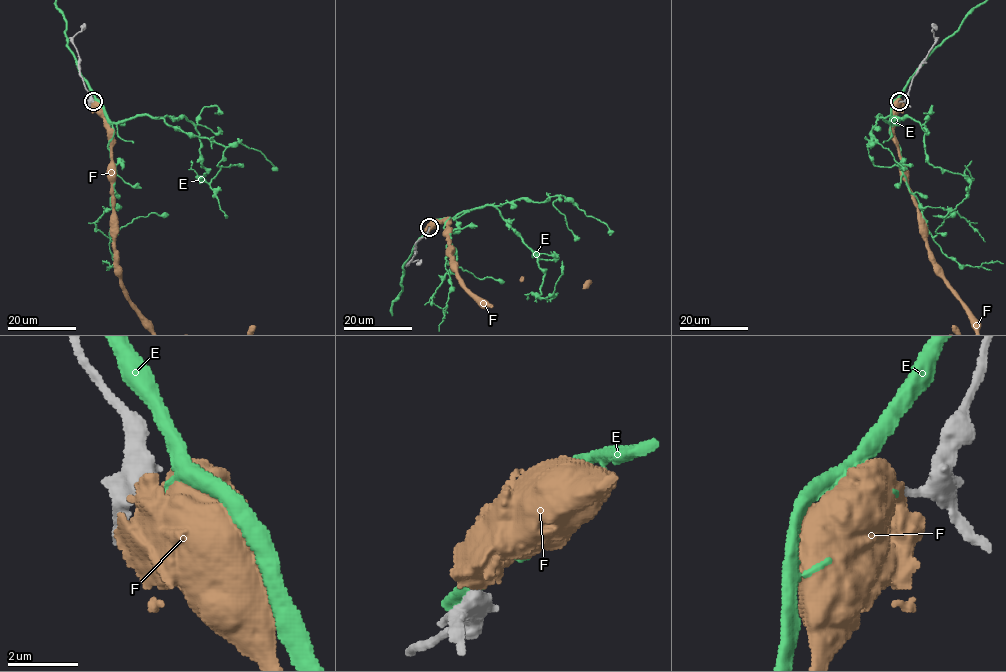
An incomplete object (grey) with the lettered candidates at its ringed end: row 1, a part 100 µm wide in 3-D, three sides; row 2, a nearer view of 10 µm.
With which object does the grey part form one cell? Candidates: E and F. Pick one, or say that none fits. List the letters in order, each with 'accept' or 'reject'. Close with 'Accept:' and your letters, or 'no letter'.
E: reject
F: reject
Accept: no letter

